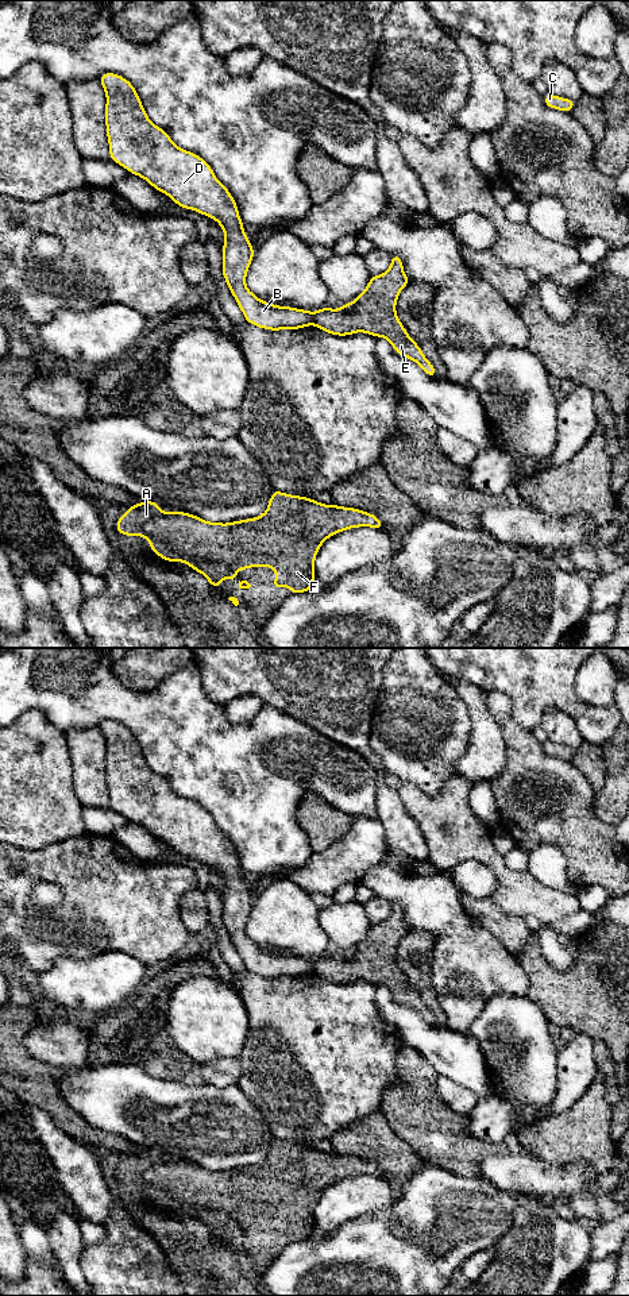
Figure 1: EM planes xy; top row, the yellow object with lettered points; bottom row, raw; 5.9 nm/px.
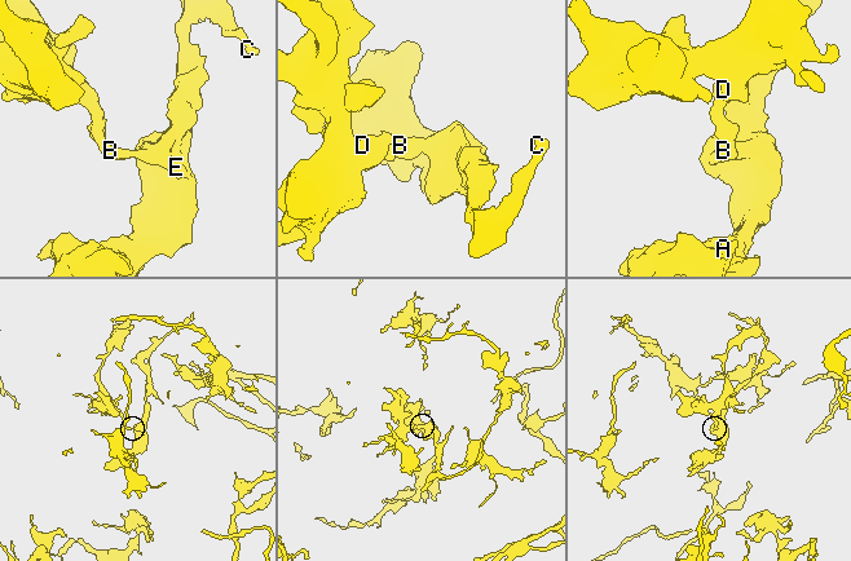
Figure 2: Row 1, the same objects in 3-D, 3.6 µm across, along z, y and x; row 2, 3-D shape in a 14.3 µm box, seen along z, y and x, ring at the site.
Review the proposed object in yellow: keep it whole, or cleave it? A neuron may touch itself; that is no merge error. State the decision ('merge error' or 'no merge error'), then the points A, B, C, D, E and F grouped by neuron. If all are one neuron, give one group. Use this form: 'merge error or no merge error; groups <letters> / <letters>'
merge error; groups A C E F / B D

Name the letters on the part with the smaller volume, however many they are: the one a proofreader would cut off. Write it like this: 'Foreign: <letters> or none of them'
Foreign: A, C, E, F

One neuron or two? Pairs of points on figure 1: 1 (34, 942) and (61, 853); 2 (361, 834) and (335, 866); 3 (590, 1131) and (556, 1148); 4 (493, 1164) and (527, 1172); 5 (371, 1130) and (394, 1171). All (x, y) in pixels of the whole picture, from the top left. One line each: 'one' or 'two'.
1: one
2: one
3: one
4: one
5: one

